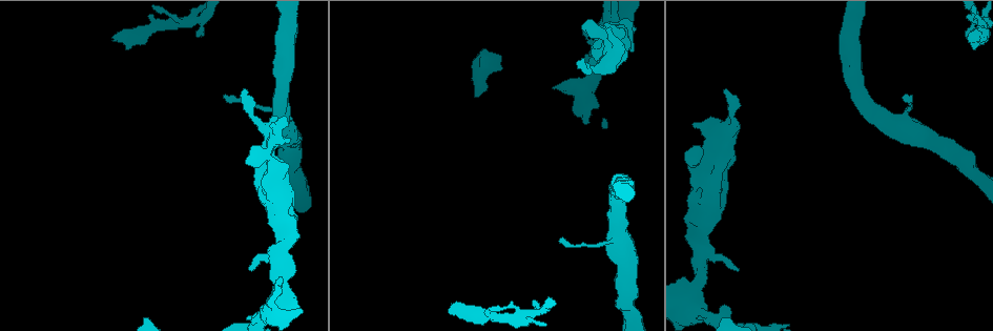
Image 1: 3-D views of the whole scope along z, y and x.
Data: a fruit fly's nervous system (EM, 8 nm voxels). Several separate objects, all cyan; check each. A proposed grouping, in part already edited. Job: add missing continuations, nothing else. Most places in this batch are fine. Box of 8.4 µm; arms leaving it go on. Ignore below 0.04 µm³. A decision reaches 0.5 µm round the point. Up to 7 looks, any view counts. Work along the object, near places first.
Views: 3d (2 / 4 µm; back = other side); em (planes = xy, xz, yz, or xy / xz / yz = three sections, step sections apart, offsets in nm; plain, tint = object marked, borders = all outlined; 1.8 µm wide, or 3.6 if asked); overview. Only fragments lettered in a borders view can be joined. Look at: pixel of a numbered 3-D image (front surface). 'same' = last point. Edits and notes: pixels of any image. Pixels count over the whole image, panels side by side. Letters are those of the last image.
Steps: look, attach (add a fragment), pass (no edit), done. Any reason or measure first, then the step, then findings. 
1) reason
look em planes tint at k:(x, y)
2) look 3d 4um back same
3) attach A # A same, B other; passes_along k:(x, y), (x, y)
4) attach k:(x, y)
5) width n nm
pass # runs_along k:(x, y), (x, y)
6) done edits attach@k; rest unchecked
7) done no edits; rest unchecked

branch stops here
look em planes borders at 1:(244, 89)

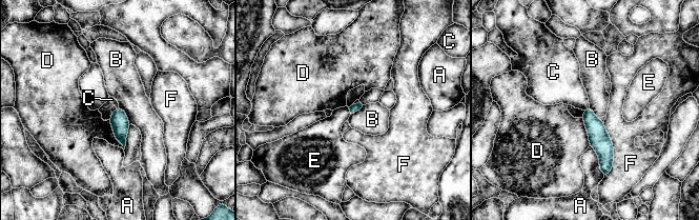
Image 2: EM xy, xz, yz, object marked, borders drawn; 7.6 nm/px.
pass # A other, B other, C other, D other, E other, F other; runs_along 2:(588, 111), (604, 148), (604, 171); none of them fits

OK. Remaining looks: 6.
an open end
look em xy step 4 tint at 1:(451, 304)

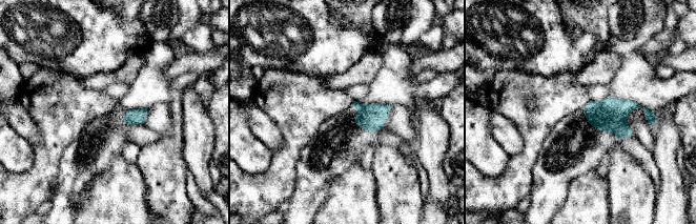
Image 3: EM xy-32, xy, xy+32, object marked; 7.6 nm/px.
look em planes borders same

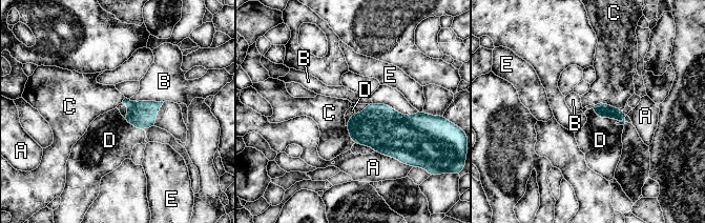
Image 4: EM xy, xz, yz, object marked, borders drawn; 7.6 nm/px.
longest_contact D 280 nm
attach D # A other, B other, C other, D same, E other; passes_along 4:(602, 109), (609, 118), (600, 140); the cell continues

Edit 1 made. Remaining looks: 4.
see it whole again
look overview

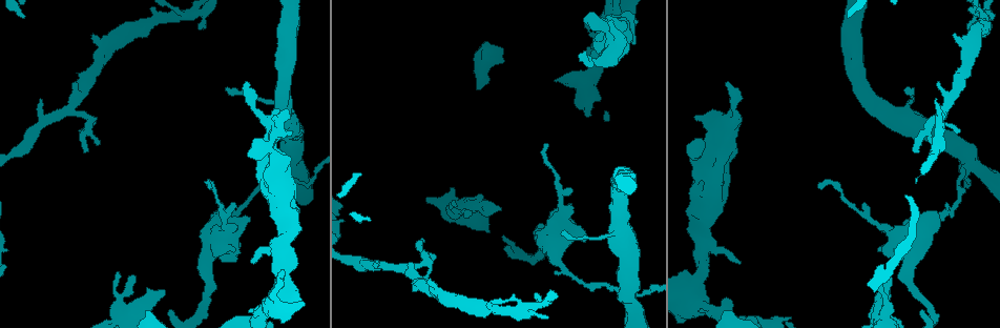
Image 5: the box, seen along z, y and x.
an open end
look 3d 4um back at 5:(163, 290)

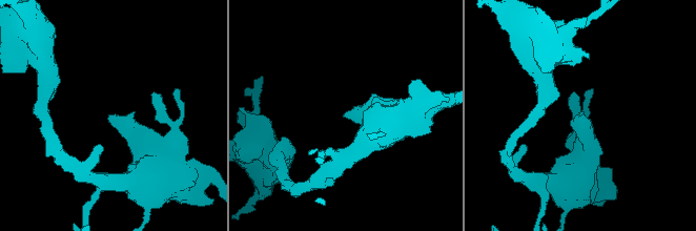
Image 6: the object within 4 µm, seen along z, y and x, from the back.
look em yz step 8 borders at 6:(110, 118)

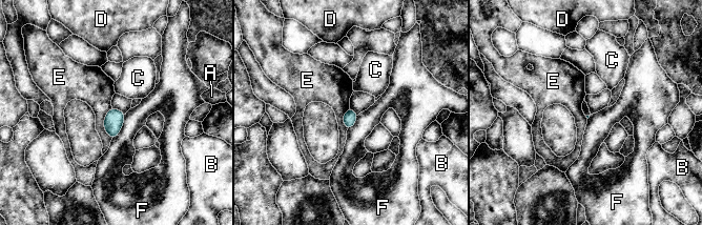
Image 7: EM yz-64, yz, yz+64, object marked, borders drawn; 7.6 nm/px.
cut it another way
look em planes borders same

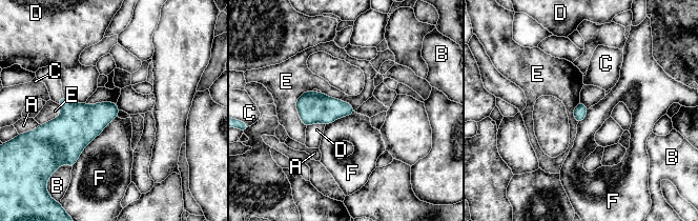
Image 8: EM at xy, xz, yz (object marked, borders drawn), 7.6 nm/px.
pass # A other, B other, C other, D other, E other, F other; border 8:(117, 116), (87, 144), (72, 167); no lettered fragment goes on from it

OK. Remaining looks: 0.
done edits attach@4; rest unchecked

